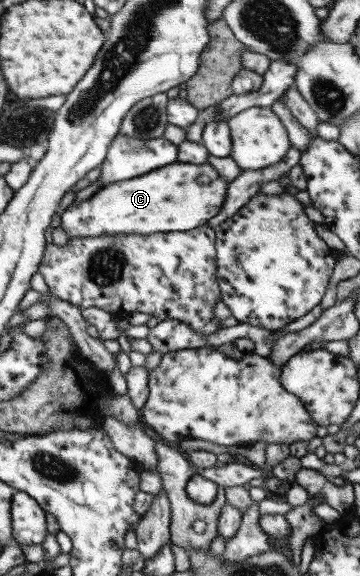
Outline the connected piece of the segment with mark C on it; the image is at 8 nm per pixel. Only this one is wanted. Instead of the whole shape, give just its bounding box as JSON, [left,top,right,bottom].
[59,160,227,239]

